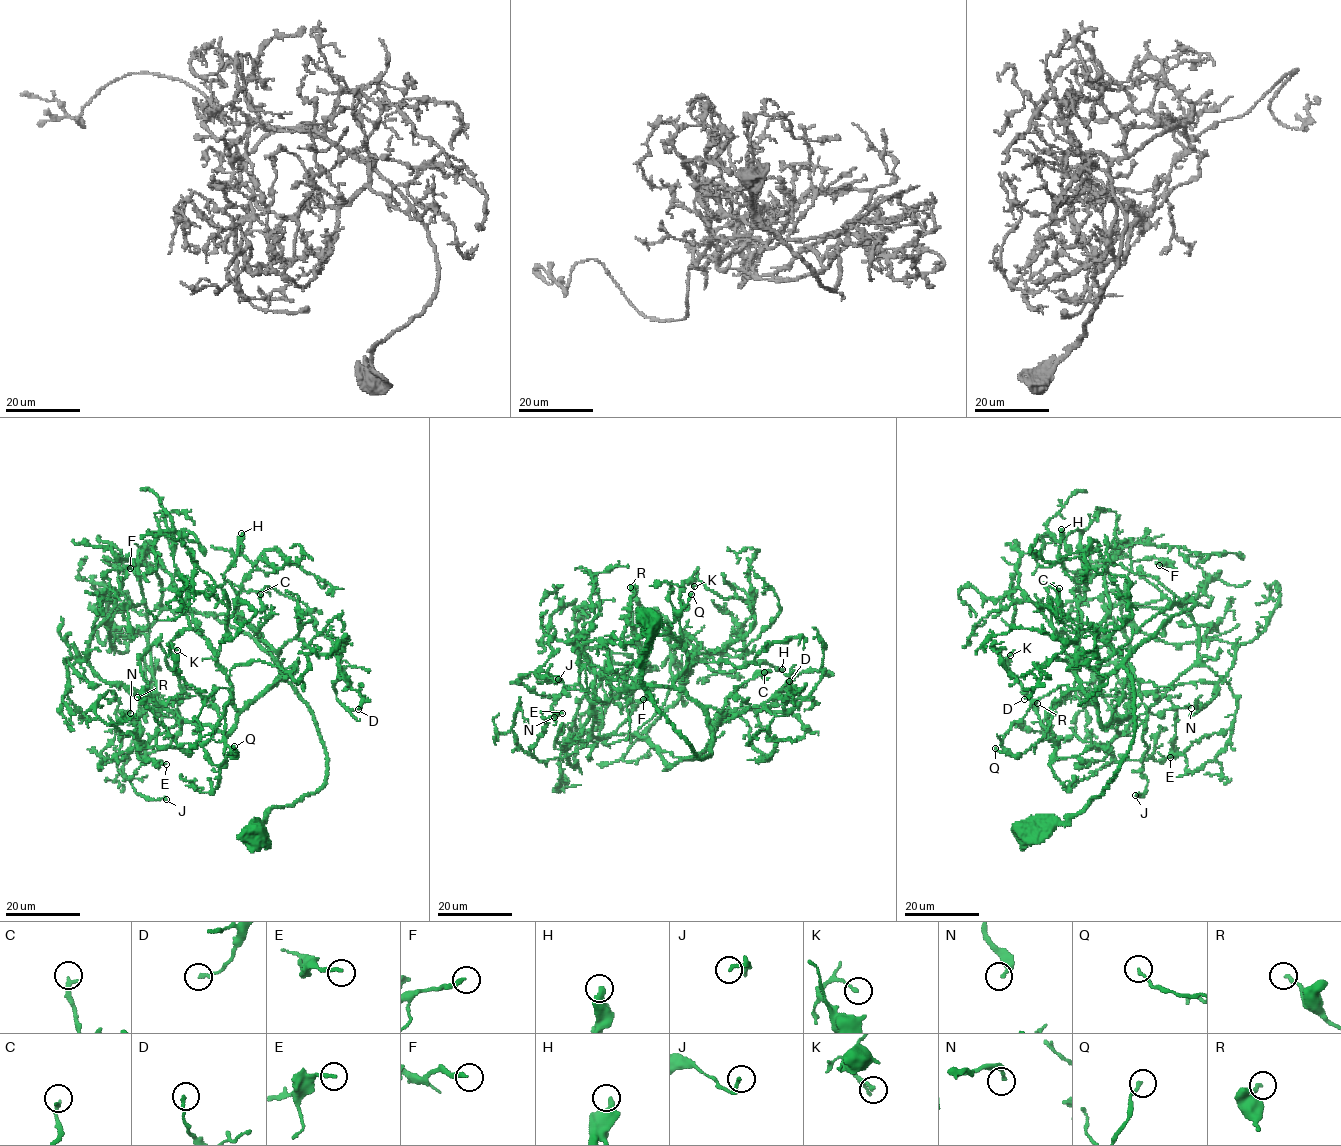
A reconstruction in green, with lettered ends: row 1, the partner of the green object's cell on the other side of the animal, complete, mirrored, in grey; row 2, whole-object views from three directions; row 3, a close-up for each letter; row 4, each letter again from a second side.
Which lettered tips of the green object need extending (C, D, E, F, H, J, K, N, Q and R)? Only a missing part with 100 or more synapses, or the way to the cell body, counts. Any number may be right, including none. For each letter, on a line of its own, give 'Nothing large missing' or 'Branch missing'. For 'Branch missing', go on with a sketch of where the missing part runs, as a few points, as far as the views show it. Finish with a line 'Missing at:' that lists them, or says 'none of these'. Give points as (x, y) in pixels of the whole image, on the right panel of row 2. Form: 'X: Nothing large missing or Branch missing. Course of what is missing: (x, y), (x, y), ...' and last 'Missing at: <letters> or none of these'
C: Nothing large missing
D: Nothing large missing
E: Nothing large missing
F: Nothing large missing
H: Nothing large missing
J: Nothing large missing
K: Nothing large missing
N: Nothing large missing
Q: Nothing large missing
R: Nothing large missing
Missing at: none of these

